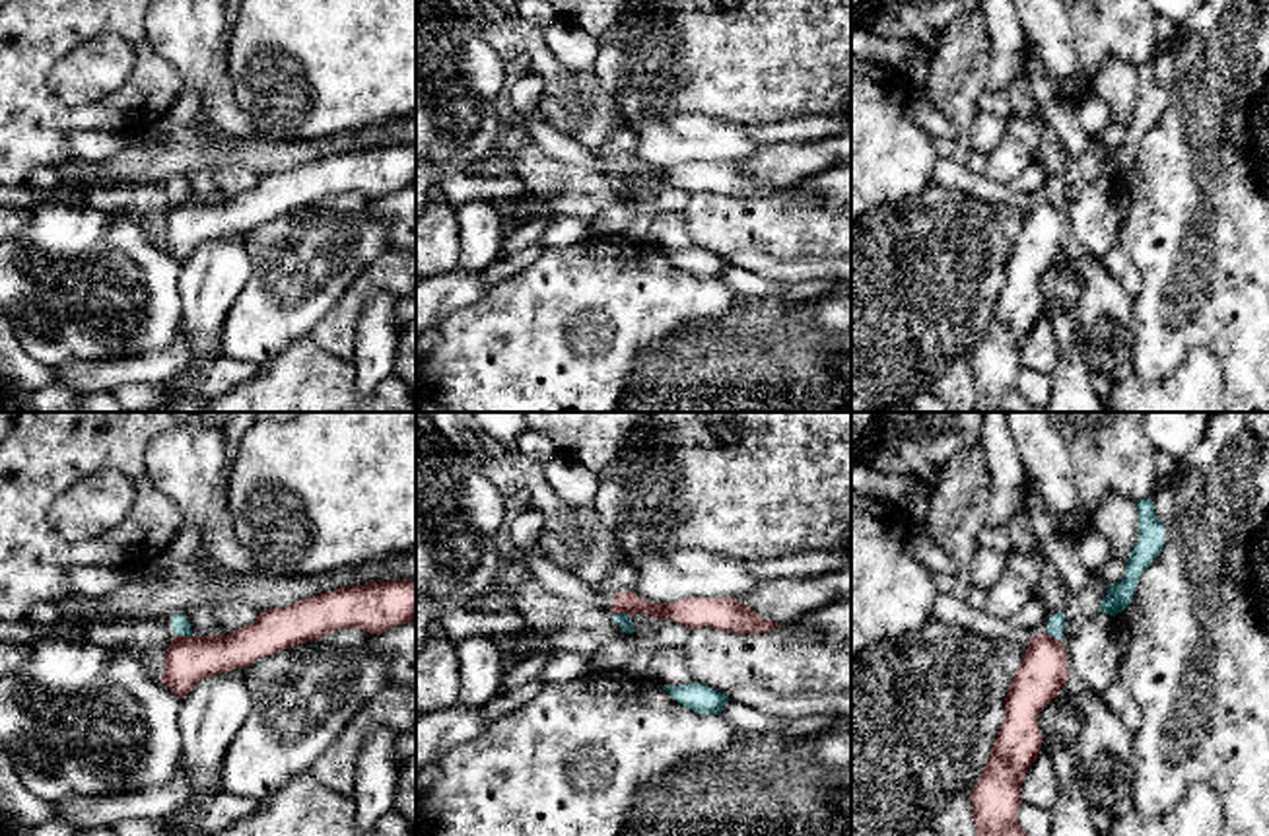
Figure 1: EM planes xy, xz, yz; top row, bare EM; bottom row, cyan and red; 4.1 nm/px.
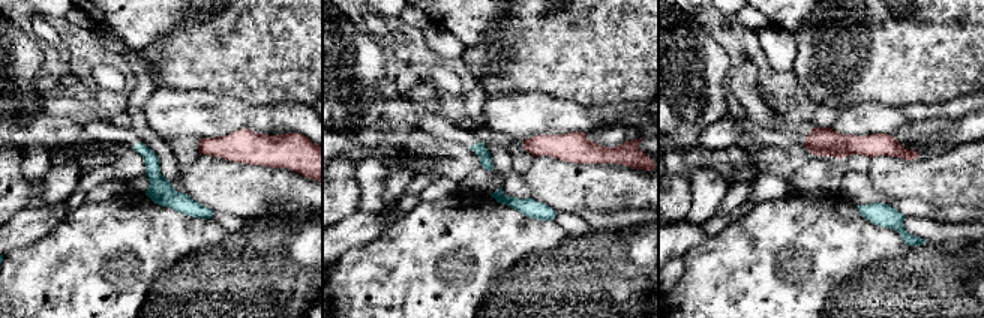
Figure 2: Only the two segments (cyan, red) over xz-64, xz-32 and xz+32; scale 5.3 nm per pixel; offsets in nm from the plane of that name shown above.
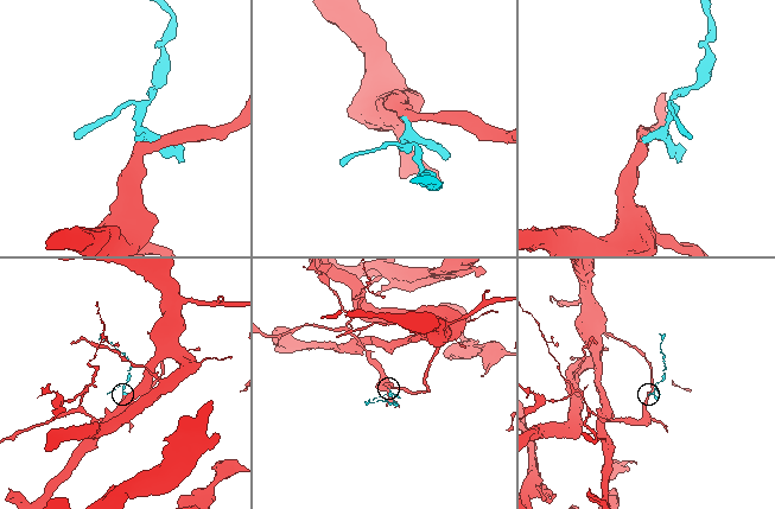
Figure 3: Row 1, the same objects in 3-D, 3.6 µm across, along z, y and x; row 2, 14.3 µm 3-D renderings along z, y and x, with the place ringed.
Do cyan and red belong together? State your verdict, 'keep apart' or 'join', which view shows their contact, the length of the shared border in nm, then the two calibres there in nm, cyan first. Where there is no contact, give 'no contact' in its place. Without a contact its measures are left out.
keep apart; contact in xy; length 70 nm; calibres 70 and 190 nm

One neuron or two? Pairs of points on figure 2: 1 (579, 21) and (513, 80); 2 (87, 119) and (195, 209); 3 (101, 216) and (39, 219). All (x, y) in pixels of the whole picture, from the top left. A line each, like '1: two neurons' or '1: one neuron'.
1: one neuron
2: one neuron
3: two neurons

